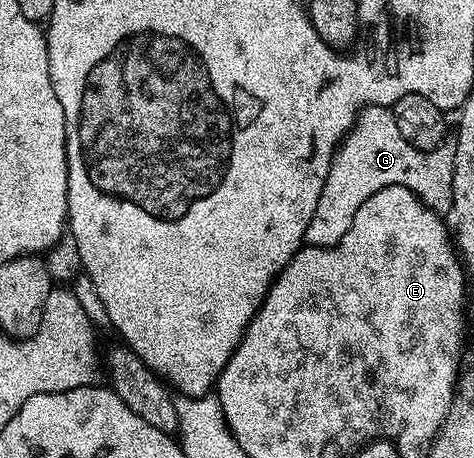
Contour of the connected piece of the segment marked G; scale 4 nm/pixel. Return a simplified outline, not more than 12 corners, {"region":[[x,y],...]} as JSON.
{"region":[[383,104],[361,108],[304,244],[332,248],[358,206],[404,186],[452,206],[455,143],[423,152]]}

